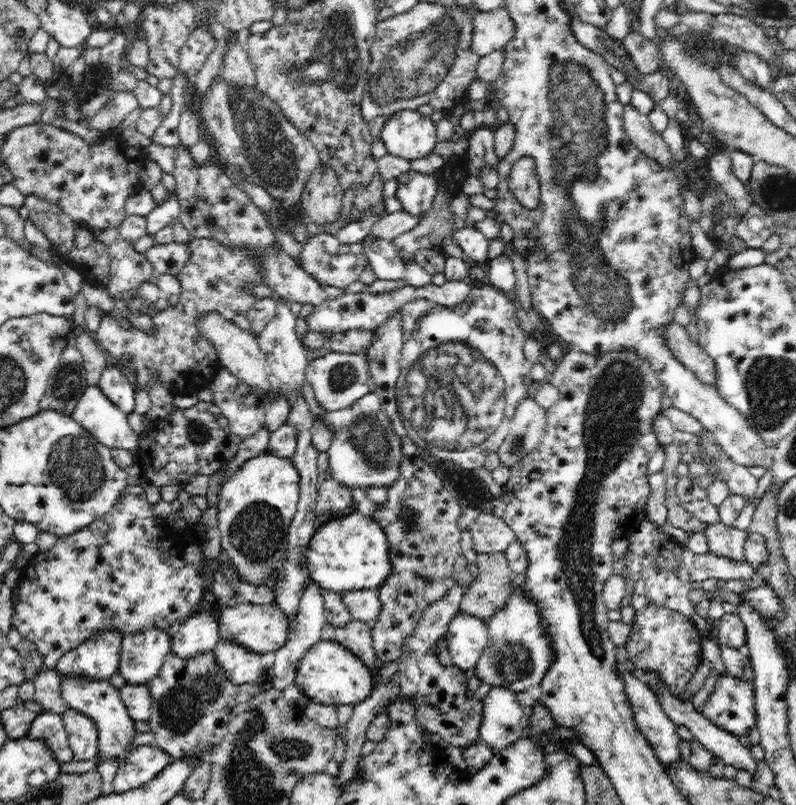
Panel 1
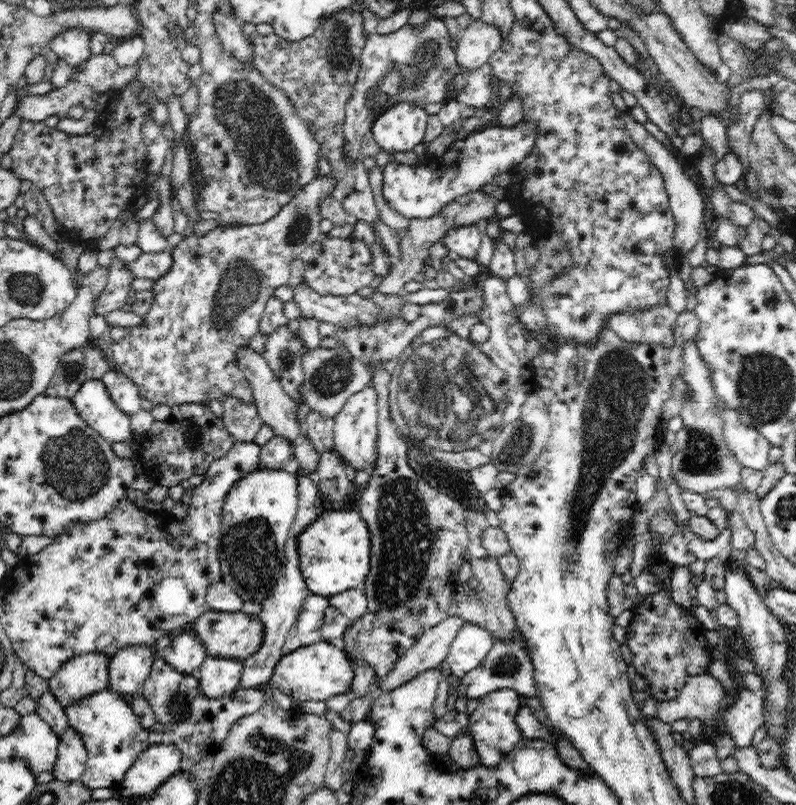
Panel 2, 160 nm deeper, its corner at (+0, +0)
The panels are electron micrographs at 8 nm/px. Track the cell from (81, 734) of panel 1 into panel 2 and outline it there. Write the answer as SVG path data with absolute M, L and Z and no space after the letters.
M69 726L58 745L58 756L52 768L54 781L64 783L80 781L87 758L88 753L82 737Z

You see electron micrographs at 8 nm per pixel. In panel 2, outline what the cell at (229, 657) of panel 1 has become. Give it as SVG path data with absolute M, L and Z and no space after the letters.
M206 657L200 665L198 689L209 700L220 698L238 689L242 676L242 661L230 658Z

